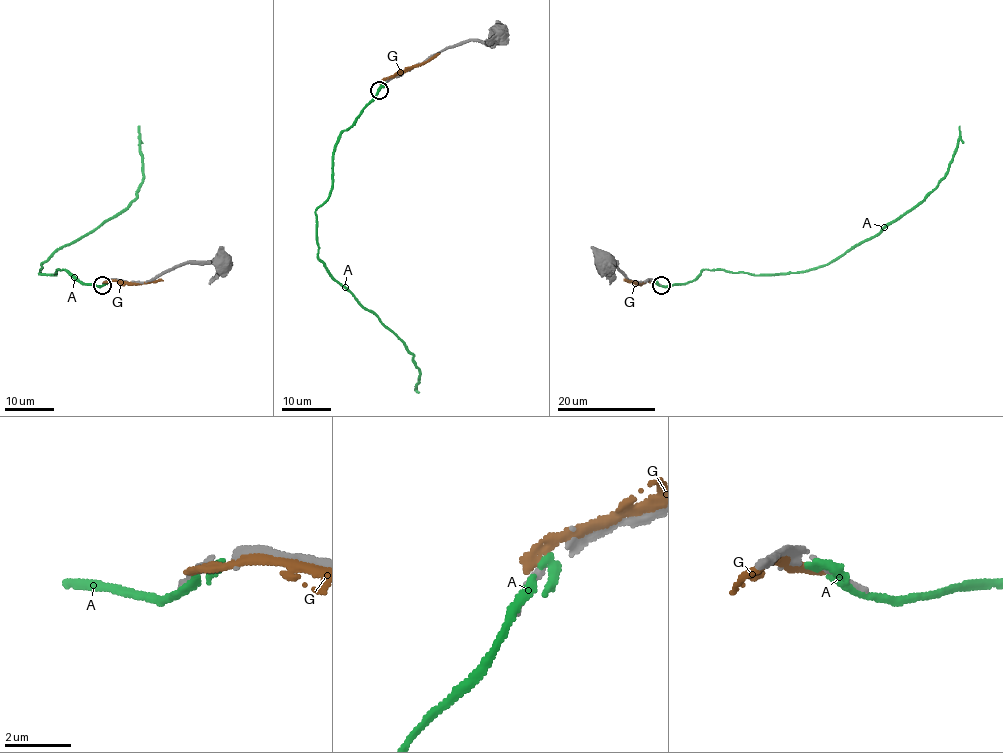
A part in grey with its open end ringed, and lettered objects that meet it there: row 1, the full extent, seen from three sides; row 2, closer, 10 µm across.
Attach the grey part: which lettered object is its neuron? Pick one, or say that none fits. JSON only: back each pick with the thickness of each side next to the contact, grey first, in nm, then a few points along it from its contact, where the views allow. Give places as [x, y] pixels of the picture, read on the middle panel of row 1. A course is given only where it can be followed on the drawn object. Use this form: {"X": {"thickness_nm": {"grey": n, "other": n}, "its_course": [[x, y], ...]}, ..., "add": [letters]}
{"add": []}

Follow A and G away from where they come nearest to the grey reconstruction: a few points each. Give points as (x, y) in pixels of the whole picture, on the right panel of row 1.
A: (657, 284), (686, 284), (704, 269), (767, 275), (827, 265), (932, 191), (947, 171), (959, 126)
G: (654, 281), (637, 284), (623, 280)

